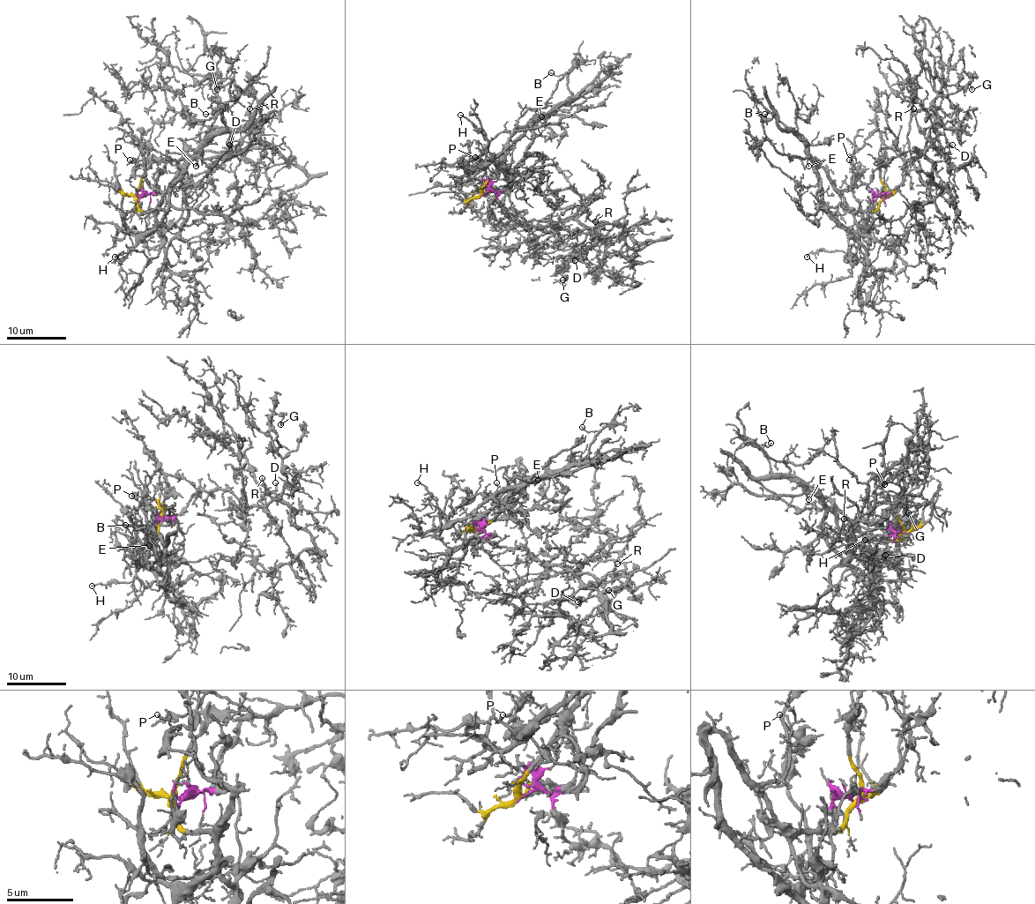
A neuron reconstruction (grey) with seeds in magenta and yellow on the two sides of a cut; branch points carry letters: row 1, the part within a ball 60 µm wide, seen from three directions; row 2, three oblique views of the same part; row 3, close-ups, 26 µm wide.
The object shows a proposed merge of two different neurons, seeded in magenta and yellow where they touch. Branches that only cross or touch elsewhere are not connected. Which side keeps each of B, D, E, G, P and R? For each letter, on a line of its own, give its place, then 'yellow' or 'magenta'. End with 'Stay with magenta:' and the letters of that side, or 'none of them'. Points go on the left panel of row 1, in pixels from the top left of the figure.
B: at (205, 114); yellow
D: at (229, 145); magenta
E: at (196, 166); yellow
G: at (217, 89); magenta
P: at (130, 160); yellow
R: at (249, 108); magenta
Stay with magenta: D, G, R

